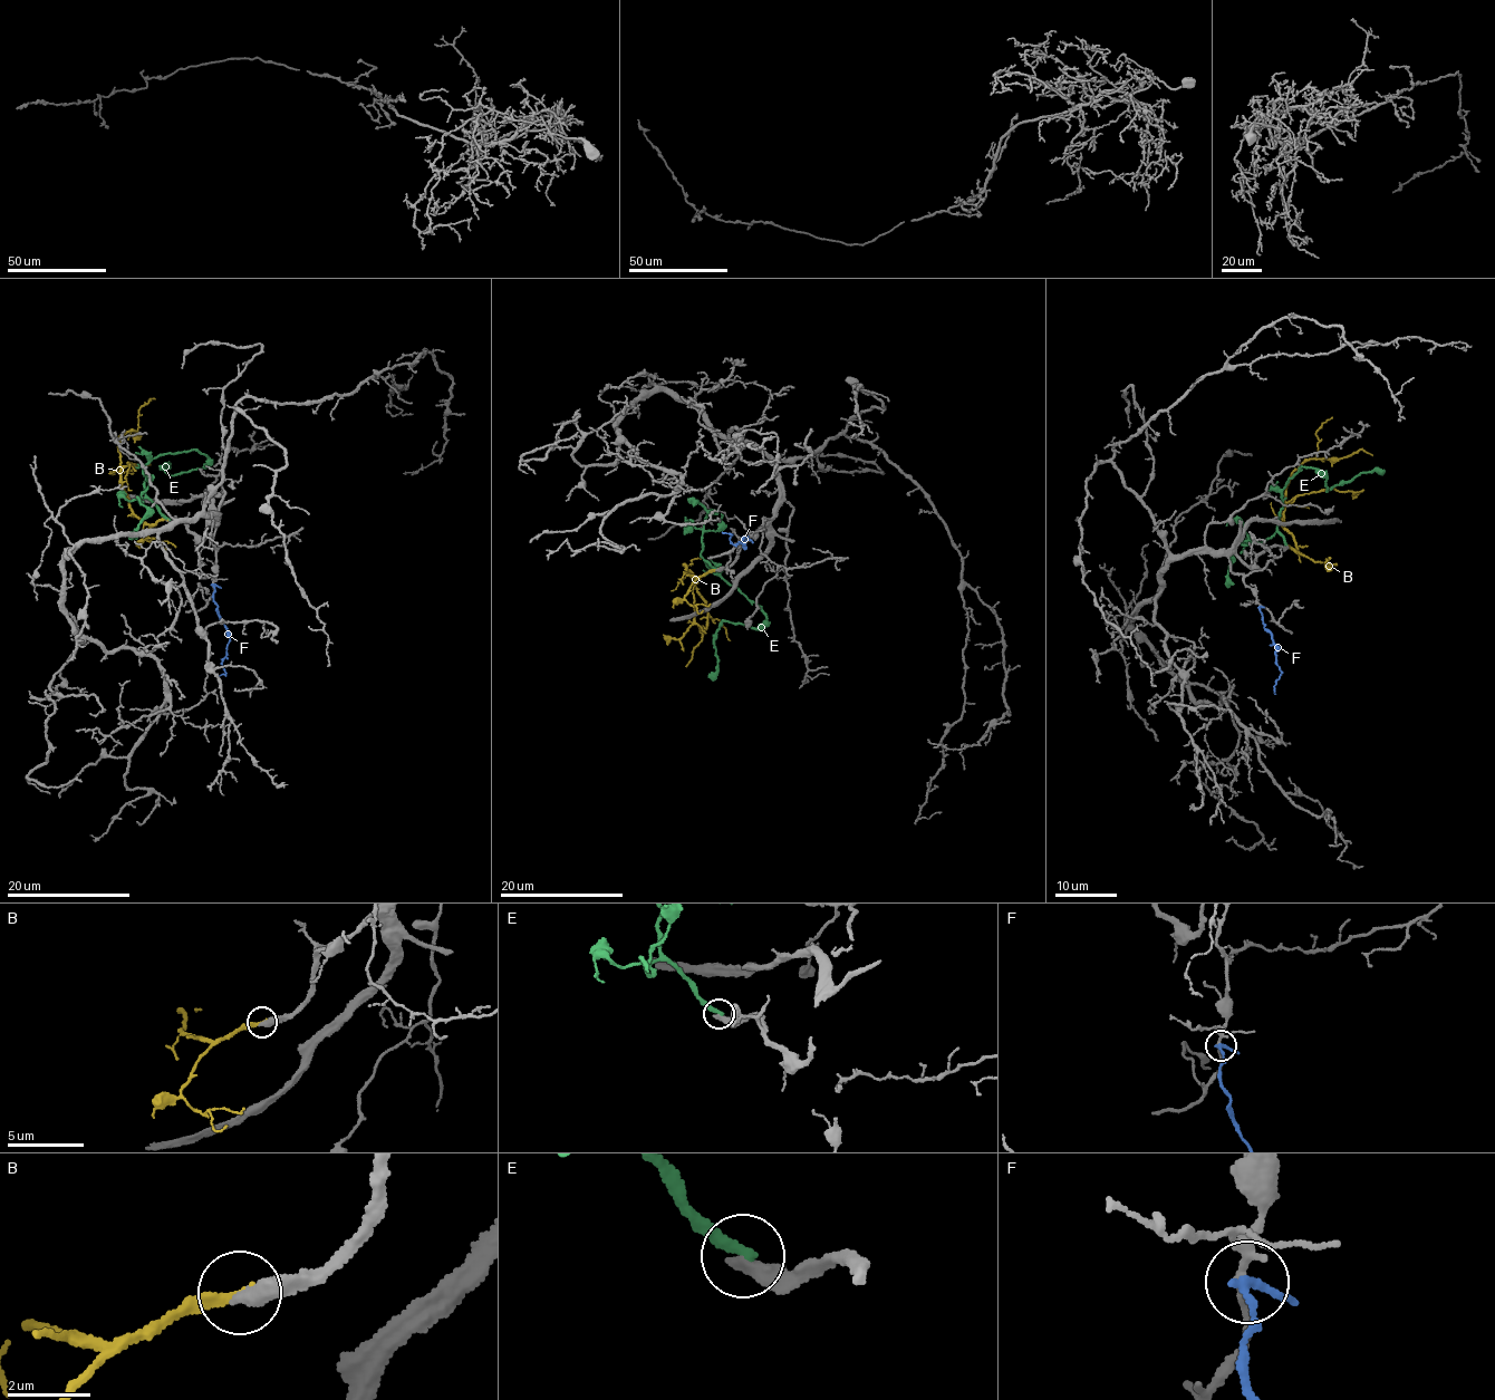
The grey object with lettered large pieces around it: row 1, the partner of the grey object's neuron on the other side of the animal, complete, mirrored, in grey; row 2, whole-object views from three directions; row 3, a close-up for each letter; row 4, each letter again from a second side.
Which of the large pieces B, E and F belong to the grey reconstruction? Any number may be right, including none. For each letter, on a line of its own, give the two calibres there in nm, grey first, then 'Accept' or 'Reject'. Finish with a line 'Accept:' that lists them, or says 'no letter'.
B: Thickness 380 nm (grey) against 220 nm. Accept
E: Thickness 440 nm (grey) against 280 nm. Reject
F: Thickness 200 nm (grey) against 200 nm. Reject
Accept: B

